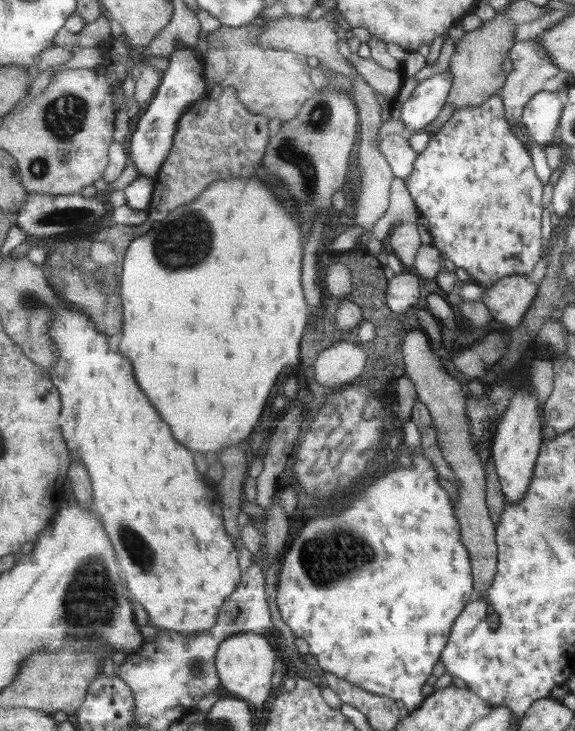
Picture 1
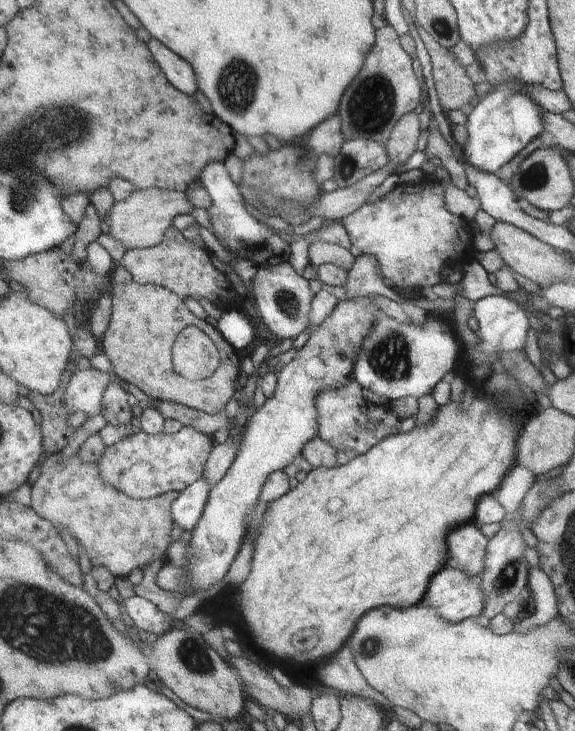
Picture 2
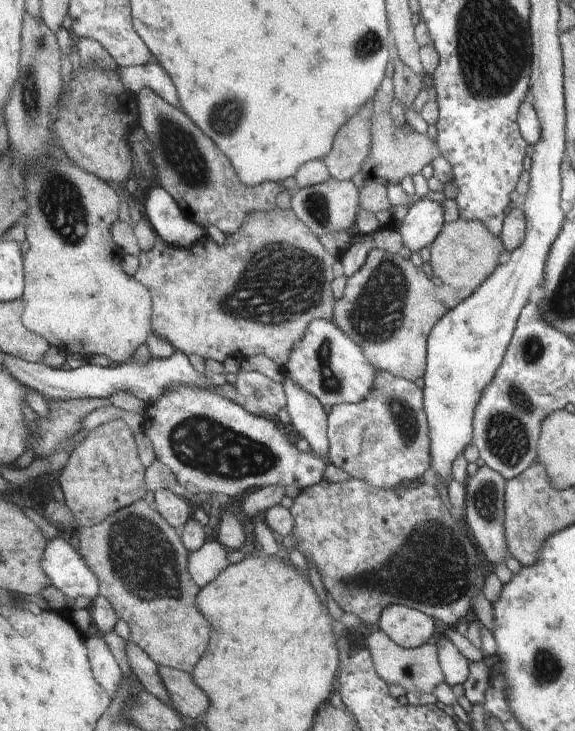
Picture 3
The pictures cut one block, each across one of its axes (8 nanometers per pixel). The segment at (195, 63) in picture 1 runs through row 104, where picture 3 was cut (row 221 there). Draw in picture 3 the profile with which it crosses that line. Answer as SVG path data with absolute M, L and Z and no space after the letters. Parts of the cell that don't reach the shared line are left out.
M153 187L145 201L146 217L159 238L167 244L189 248L206 240L206 230L187 216L163 187Z

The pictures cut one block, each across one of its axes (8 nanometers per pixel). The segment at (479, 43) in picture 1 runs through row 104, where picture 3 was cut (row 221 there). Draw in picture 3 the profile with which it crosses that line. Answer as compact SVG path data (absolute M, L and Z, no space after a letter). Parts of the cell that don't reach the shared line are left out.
M461 217L444 223L441 234L429 247L429 261L433 274L447 286L453 288L457 300L467 298L495 270L497 256L504 249L499 236L492 233L479 221L464 221Z

